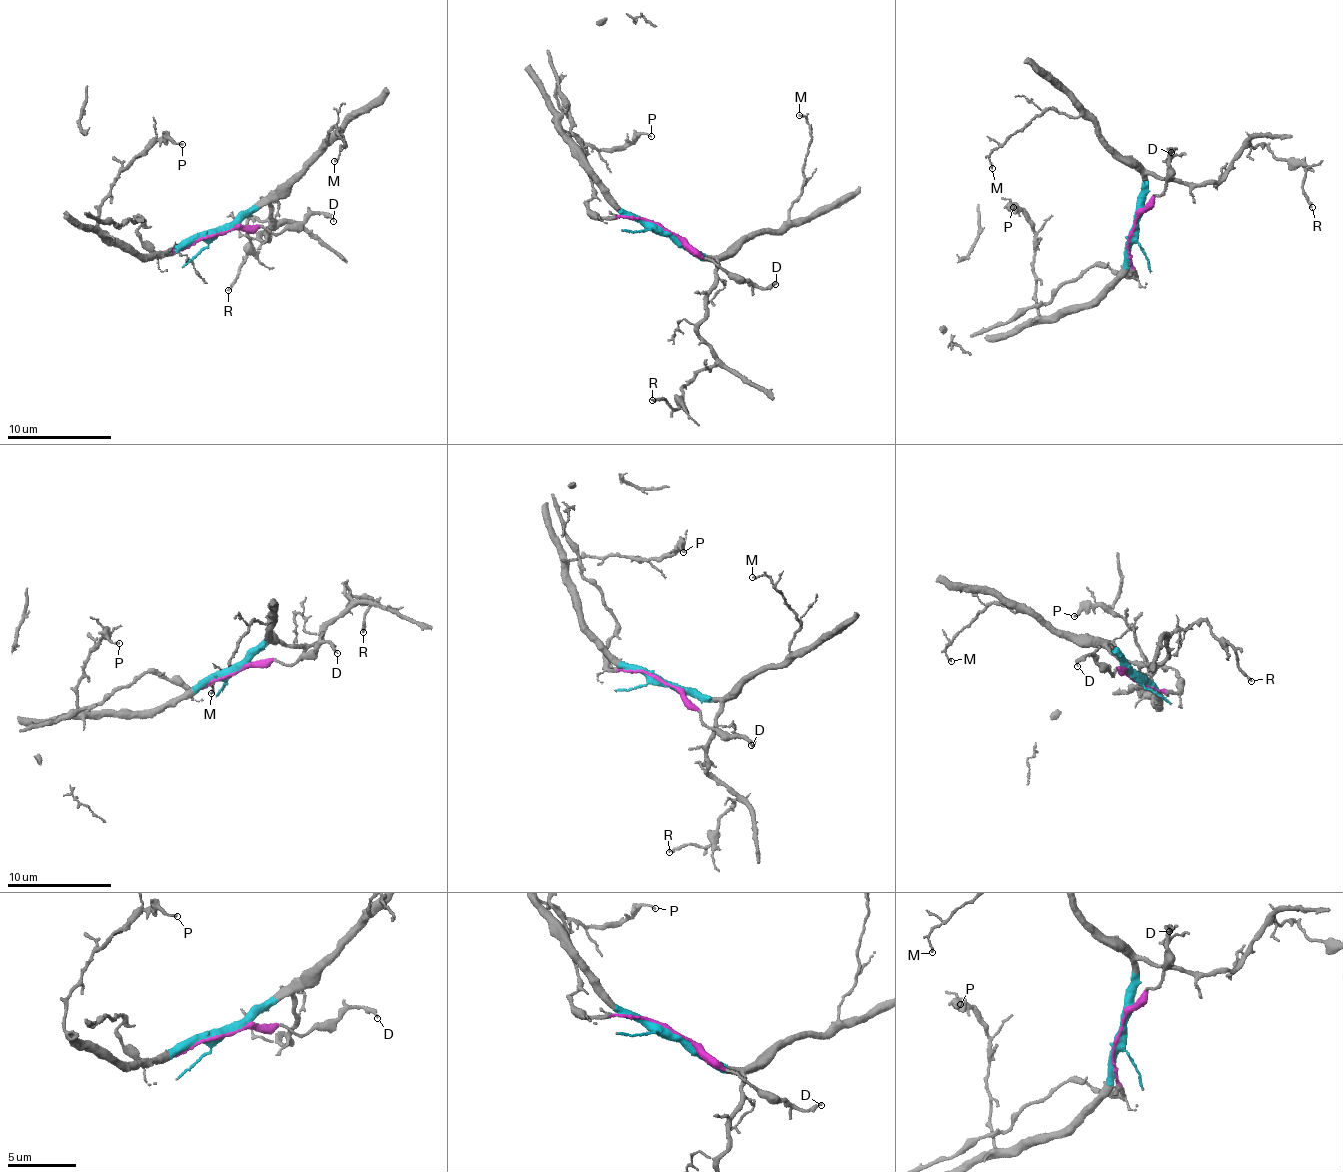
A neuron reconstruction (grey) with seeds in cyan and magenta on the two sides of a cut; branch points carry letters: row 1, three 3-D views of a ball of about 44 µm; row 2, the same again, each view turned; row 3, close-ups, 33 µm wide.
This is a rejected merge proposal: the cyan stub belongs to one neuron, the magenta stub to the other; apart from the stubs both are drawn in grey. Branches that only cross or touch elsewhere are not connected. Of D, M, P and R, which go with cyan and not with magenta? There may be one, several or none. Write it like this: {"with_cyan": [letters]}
{"with_cyan": ["M", "P", "R"]}

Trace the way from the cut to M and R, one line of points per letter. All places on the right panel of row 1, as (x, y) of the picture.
M: (1132, 228), (1140, 170), (1080, 116), (1047, 110), (999, 144), (989, 155), (992, 169)
R: (1132, 228), (1146, 174), (1212, 184), (1251, 144), (1278, 158), (1293, 157), (1305, 170), (1303, 194), (1312, 207)

